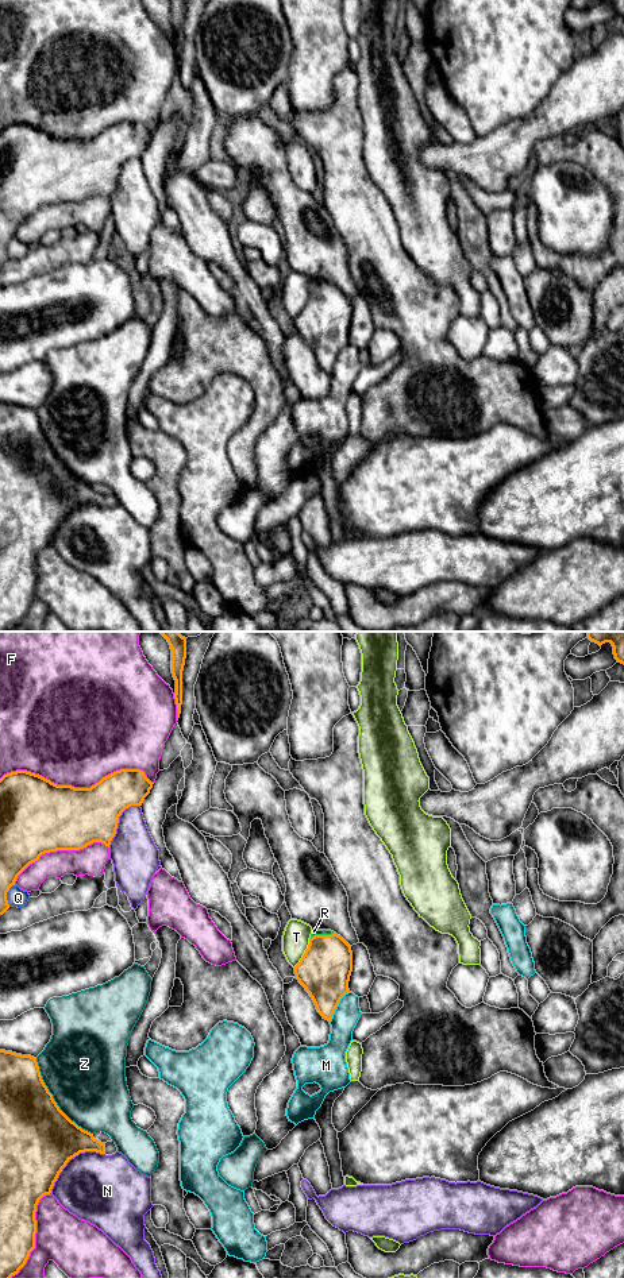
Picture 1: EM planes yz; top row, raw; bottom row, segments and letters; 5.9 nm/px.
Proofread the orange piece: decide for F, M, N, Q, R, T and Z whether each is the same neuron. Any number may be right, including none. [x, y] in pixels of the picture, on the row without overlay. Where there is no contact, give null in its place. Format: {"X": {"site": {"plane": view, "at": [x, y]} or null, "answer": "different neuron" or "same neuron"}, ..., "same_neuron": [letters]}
{"F": {"site": {"plane": "yz", "at": [77, 141]}, "answer": "different neuron"}, "M": {"site": {"plane": "yz", "at": [336, 358]}, "answer": "different neuron"}, "N": {"site": {"plane": "yz", "at": [68, 513]}, "answer": "different neuron"}, "Q": {"site": {"plane": "yz", "at": [6, 247]}, "answer": "different neuron"}, "R": {"site": {"plane": "yz", "at": [322, 288]}, "answer": "same neuron"}, "T": {"site": {"plane": "yz", "at": [305, 304]}, "answer": "different neuron"}, "Z": {"site": {"plane": "yz", "at": [53, 452]}, "answer": "different neuron"}, "same_neuron": ["R"]}

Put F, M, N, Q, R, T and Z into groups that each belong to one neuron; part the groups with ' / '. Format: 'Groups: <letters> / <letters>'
Groups: F / M / N / Q / R / T / Z

